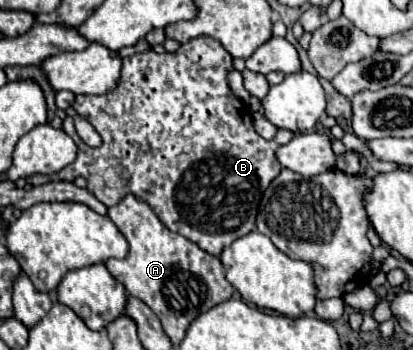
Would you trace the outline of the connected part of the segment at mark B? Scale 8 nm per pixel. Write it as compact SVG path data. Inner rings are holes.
M195 37L183 43L175 53L145 51L125 57L115 89L105 95L77 95L73 103L73 109L103 137L103 145L99 149L85 145L75 131L73 119L65 117L63 131L73 137L79 147L75 161L53 175L31 175L27 183L41 185L49 179L75 181L77 177L85 177L87 189L107 207L117 205L131 193L139 201L149 203L161 223L171 231L187 237L203 251L219 255L235 239L255 231L255 215L263 191L281 171L275 149L295 137L287 129L279 129L271 141L257 135L249 105L241 103L229 87L229 71L233 71L233 57L211 37Z

